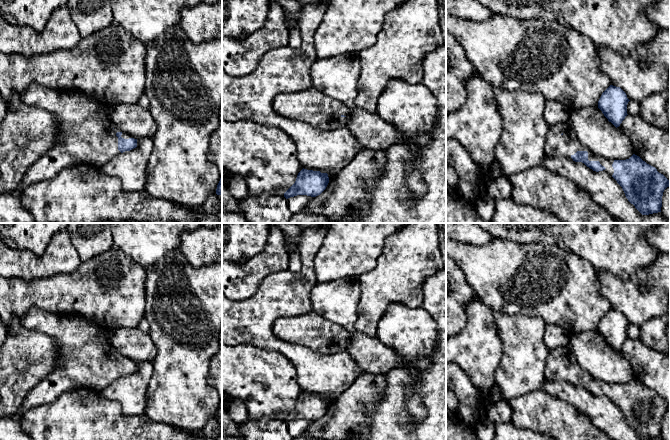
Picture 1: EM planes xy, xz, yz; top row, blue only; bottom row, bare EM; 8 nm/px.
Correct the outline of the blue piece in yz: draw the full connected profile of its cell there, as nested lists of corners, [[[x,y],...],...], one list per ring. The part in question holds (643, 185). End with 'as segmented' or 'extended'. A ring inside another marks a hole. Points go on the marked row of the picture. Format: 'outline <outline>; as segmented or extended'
outline [[[570,123],[549,126],[544,152],[582,162],[596,172],[607,171],[642,215],[661,212],[663,192],[670,181],[639,156],[613,161],[594,155],[578,141]]]; extended

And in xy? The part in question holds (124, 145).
outline [[[32,84],[27,88],[22,101],[50,112],[58,120],[58,139],[50,150],[28,168],[20,184],[11,192],[18,197],[26,187],[51,179],[67,167],[87,164],[101,168],[115,156],[137,147],[137,139],[124,133],[104,115],[103,105],[82,92],[53,90]]]; extended

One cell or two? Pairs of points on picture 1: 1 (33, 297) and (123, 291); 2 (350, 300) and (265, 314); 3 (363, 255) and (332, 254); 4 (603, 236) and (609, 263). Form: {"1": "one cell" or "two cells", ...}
{"1": "one cell", "2": "two cells", "3": "one cell", "4": "one cell"}

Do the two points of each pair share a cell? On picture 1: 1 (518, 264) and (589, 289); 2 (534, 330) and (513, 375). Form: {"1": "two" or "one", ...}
{"1": "one", "2": "one"}

